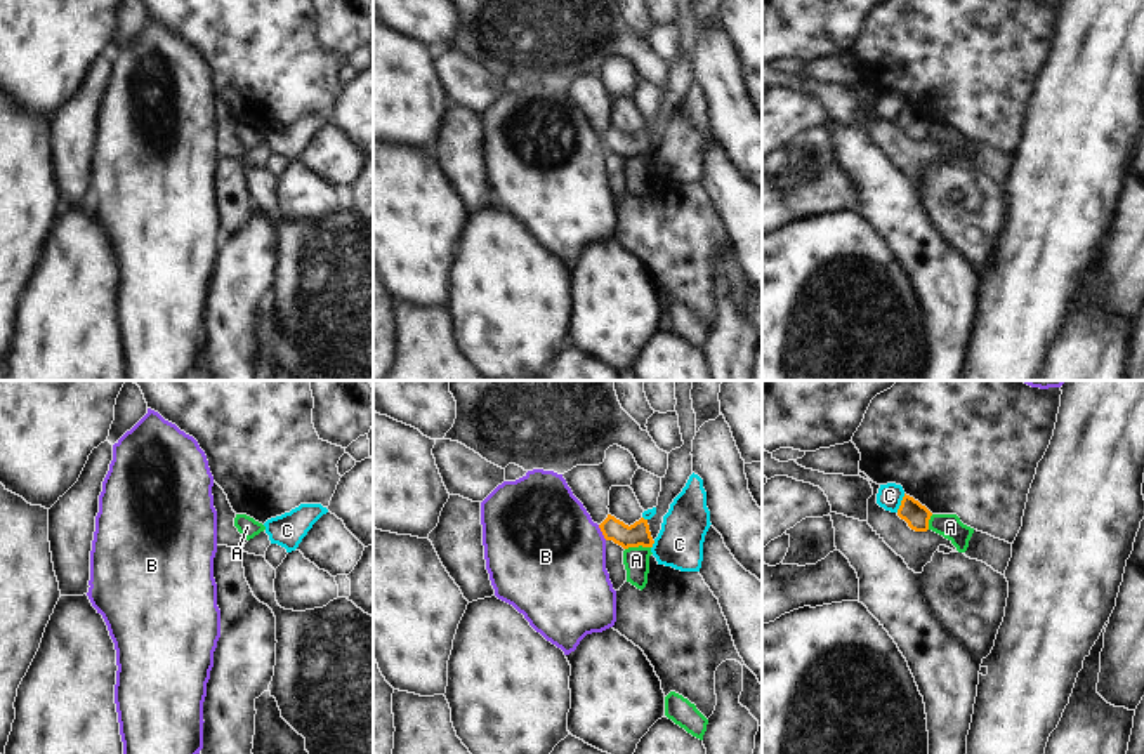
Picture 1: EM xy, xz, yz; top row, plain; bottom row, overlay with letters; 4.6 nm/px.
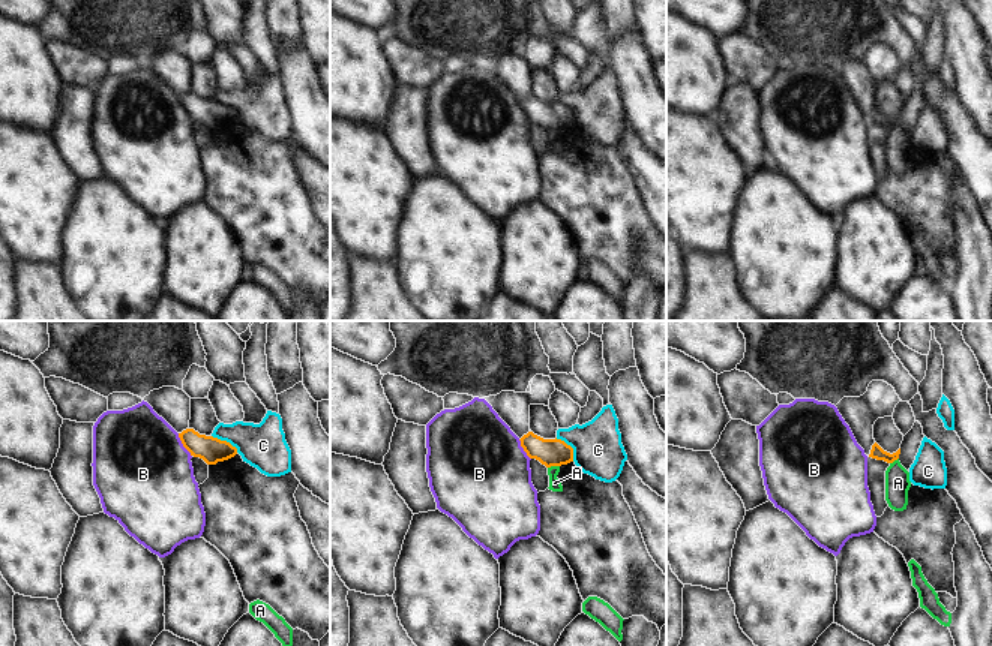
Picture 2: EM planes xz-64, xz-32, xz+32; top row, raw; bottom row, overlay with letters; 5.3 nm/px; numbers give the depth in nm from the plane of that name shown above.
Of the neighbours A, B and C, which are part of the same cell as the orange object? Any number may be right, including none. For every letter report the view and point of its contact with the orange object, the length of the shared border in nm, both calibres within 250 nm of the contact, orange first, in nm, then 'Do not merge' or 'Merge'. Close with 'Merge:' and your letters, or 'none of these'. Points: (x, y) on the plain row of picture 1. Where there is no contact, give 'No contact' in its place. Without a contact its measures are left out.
A: Touches orange at xz (637, 157). Shared border 120 nm. Thickness 110 nm (orange) against 120 nm. Do not merge
B: Touches orange at xz (601, 141). Shared border 80 nm. Thickness 110 nm (orange) against 480 nm. Do not merge
C: Touches orange at yz (901, 113). Shared border 100 nm. Thickness 120 nm (orange) against 120 nm. Do not merge
Merge: none of these

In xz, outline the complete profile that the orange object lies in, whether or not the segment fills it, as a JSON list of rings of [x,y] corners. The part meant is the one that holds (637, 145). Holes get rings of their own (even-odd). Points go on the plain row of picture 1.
[[[608,125],[608,129],[599,136],[606,151],[613,151],[623,160],[628,158],[653,158],[654,151],[649,142],[648,130],[641,129],[634,136],[625,136],[615,127]]]

